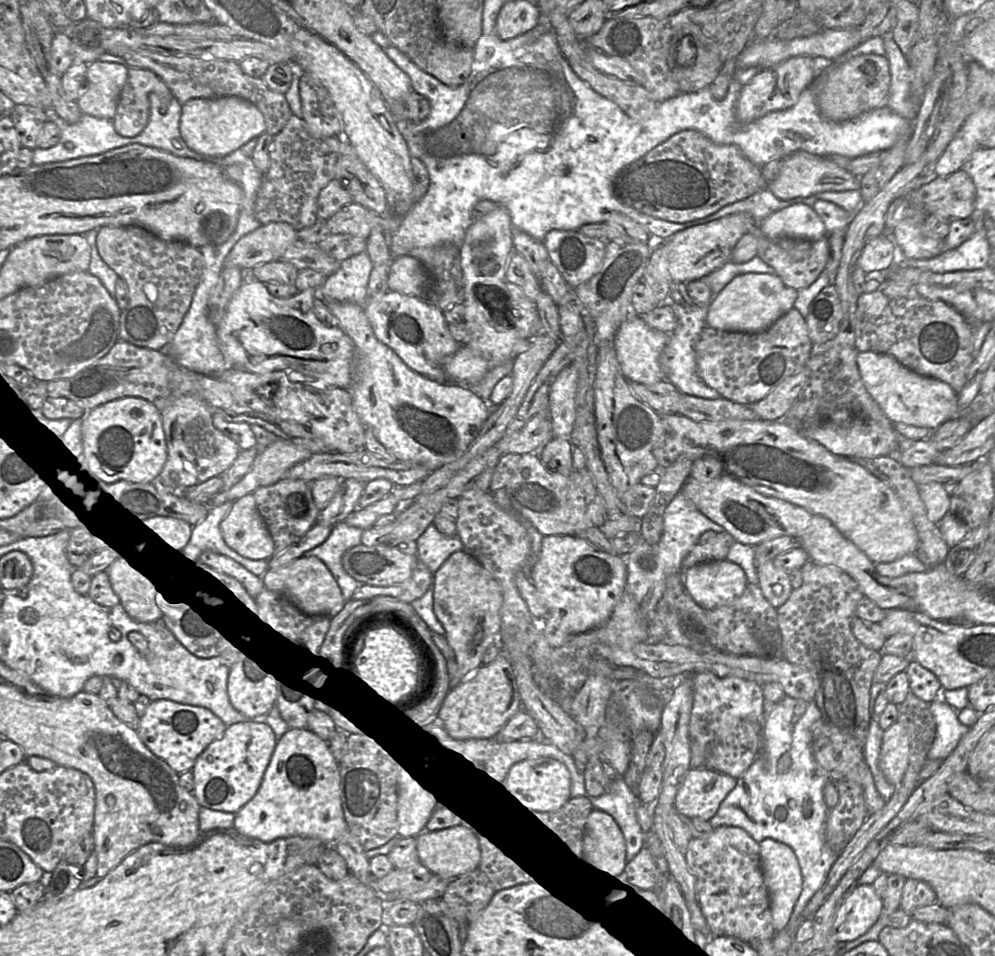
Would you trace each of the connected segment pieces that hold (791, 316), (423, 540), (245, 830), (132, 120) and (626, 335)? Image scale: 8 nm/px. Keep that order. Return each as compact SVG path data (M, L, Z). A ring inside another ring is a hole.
M792 307L767 330L759 333L726 332L705 326L695 344L697 370L703 382L716 390L722 398L742 405L752 405L802 369L809 358L812 345L805 319Z
M431 523L416 540L416 558L434 575L446 559L453 553L463 551L460 539L441 534Z
M290 728L277 741L257 793L235 813L233 828L244 836L263 842L301 836L333 845L347 830L347 825L341 803L339 763L332 756L328 742L308 729Z
M128 68L127 80L121 90L112 120L120 136L134 137L146 127L149 120L151 93L159 96L160 113L164 114L174 97L165 83L150 70Z
M631 314L618 328L614 338L614 348L623 375L628 382L652 385L664 379L660 364L662 352L667 344L669 334L649 327L636 314Z

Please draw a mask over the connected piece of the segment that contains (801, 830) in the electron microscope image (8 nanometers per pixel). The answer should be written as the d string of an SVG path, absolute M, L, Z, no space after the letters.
M789 696L777 703L765 699L762 750L747 771L736 779L735 787L708 820L712 829L737 827L757 843L770 838L793 850L802 876L801 893L788 922L788 927L793 927L795 932L802 923L807 903L822 887L839 856L825 842L825 824L830 809L825 803L823 788L830 778L815 761L812 752L813 725L821 720L821 712L812 701L804 714L794 721L797 701Z

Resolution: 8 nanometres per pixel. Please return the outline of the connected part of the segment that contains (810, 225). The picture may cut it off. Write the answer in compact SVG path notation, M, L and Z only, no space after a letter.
M803 203L775 211L758 224L760 232L770 239L788 236L815 241L828 236L820 216Z

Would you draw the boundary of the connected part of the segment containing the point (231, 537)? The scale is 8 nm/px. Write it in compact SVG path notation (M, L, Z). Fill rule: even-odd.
M252 494L233 502L220 530L225 543L245 558L269 560L274 554L272 537Z

